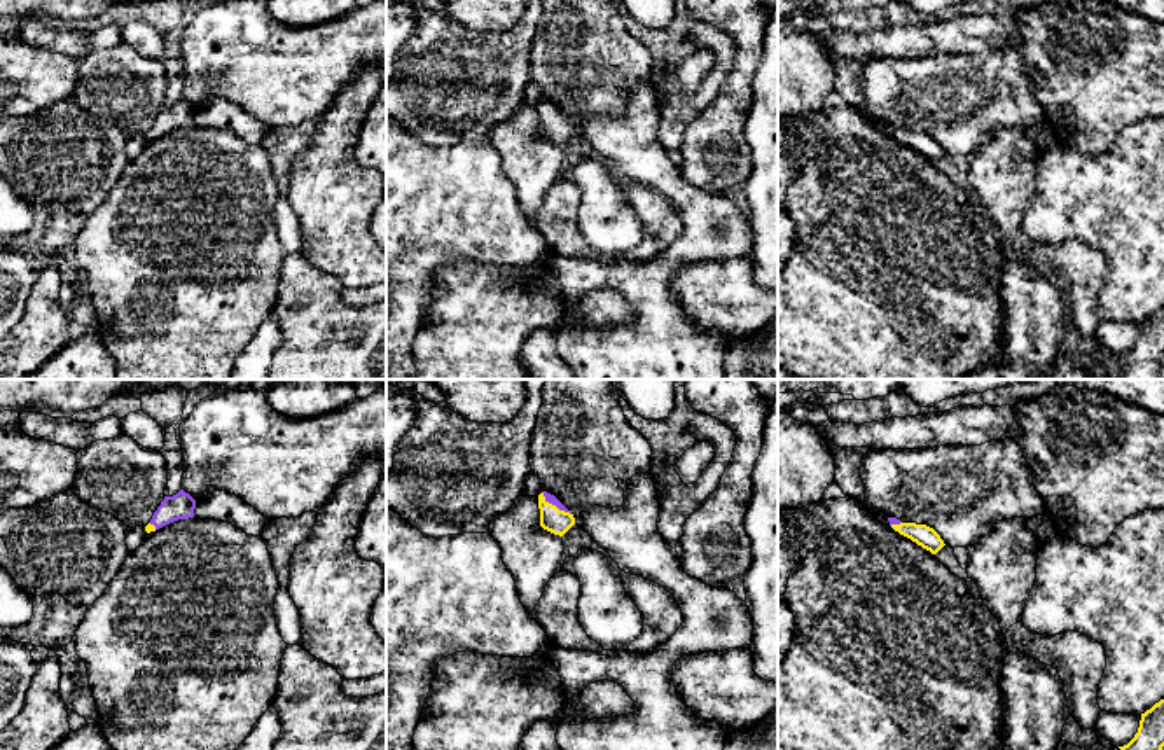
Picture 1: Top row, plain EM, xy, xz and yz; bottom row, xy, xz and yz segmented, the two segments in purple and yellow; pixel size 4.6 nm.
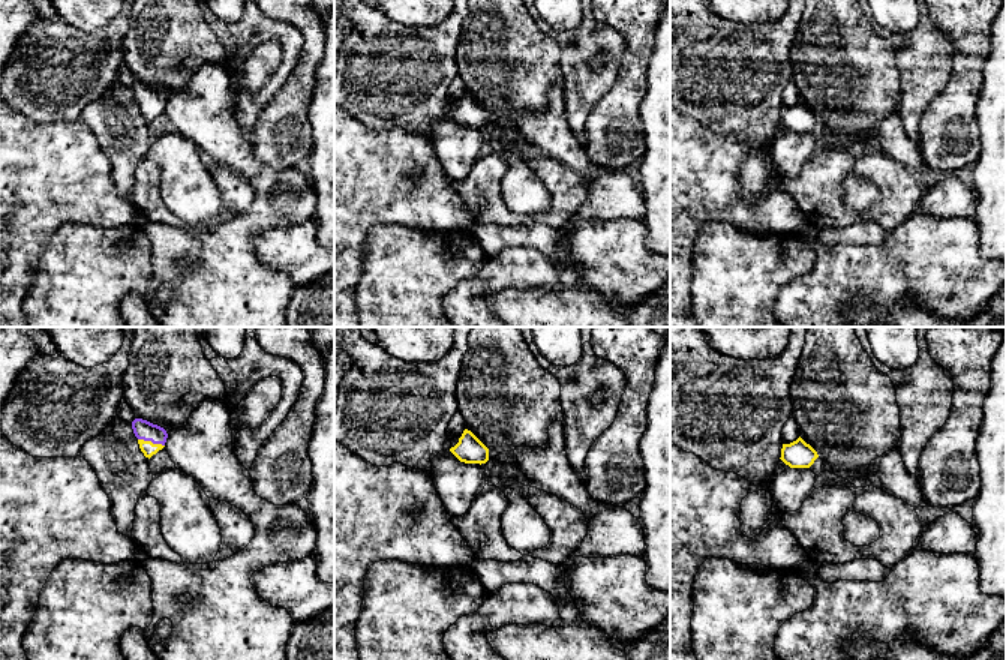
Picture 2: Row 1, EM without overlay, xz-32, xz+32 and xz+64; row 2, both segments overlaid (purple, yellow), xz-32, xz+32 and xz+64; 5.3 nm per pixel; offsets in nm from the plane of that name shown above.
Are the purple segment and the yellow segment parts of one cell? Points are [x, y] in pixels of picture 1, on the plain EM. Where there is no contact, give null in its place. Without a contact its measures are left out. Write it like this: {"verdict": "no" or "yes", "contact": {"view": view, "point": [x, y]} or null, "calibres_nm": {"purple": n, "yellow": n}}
{"verdict": "yes", "contact": {"view": "xz", "point": [554, 112]}, "calibres_nm": {"purple": 50, "yellow": 120}}

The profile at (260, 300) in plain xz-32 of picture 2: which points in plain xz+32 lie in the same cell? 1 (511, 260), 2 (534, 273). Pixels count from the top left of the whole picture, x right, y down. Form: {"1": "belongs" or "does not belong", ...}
{"1": "does not belong", "2": "does not belong"}

